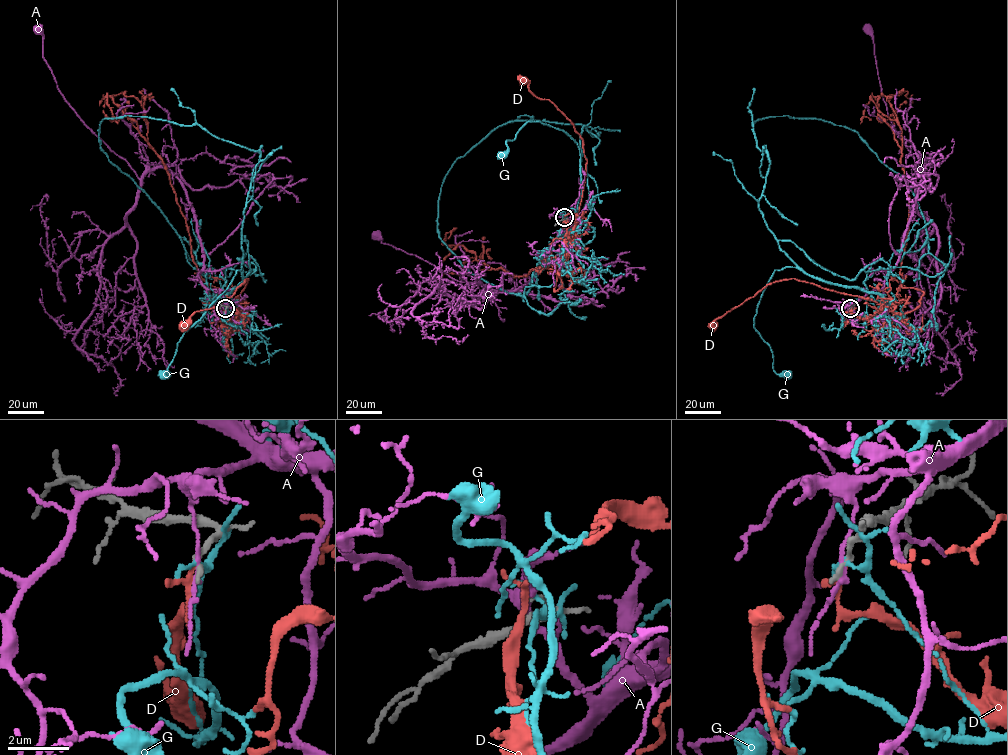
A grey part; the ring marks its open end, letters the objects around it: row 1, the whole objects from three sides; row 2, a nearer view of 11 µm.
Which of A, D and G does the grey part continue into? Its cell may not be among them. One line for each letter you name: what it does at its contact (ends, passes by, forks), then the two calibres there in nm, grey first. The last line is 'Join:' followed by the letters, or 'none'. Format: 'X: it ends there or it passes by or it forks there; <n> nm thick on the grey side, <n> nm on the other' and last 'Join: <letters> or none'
D: it passes by; 220 nm thick on the grey side, 120 nm on the other
Join: D

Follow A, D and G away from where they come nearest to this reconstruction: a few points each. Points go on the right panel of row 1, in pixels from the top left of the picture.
A: (849, 309), (881, 289), (895, 266), (923, 175), (923, 167), (915, 179), (914, 157), (888, 115), (867, 28)
D: (850, 308), (864, 320), (882, 307), (870, 300), (791, 278), (767, 284), (716, 318), (712, 325)
G: (850, 308), (872, 316), (885, 300), (793, 267), (774, 271), (754, 327), (773, 370), (787, 373)

